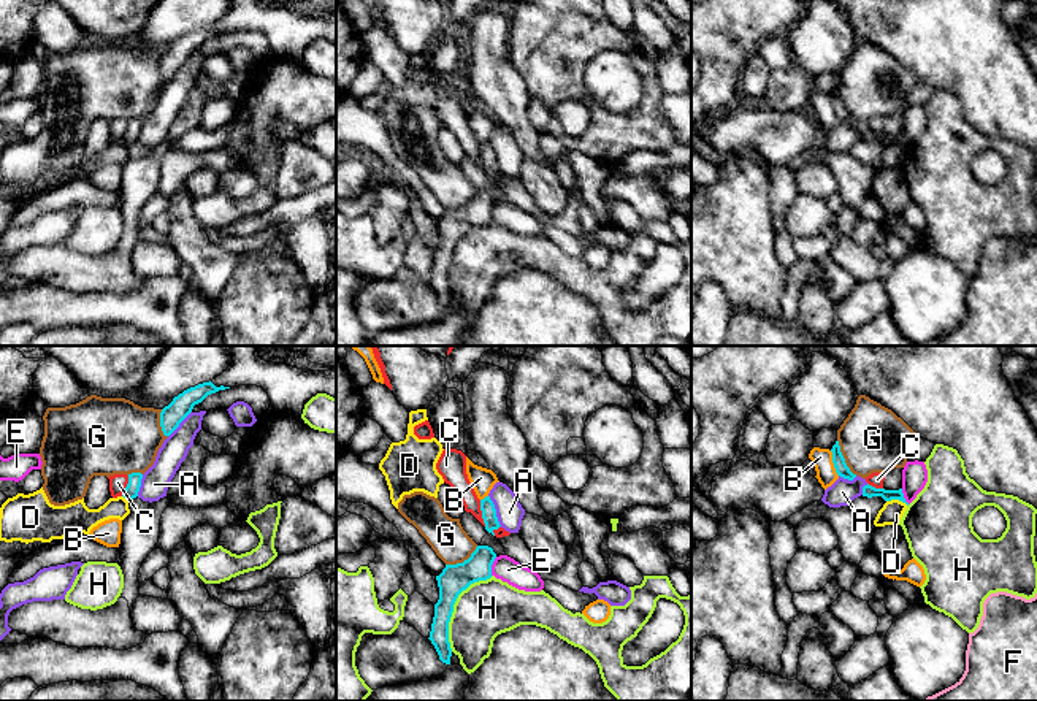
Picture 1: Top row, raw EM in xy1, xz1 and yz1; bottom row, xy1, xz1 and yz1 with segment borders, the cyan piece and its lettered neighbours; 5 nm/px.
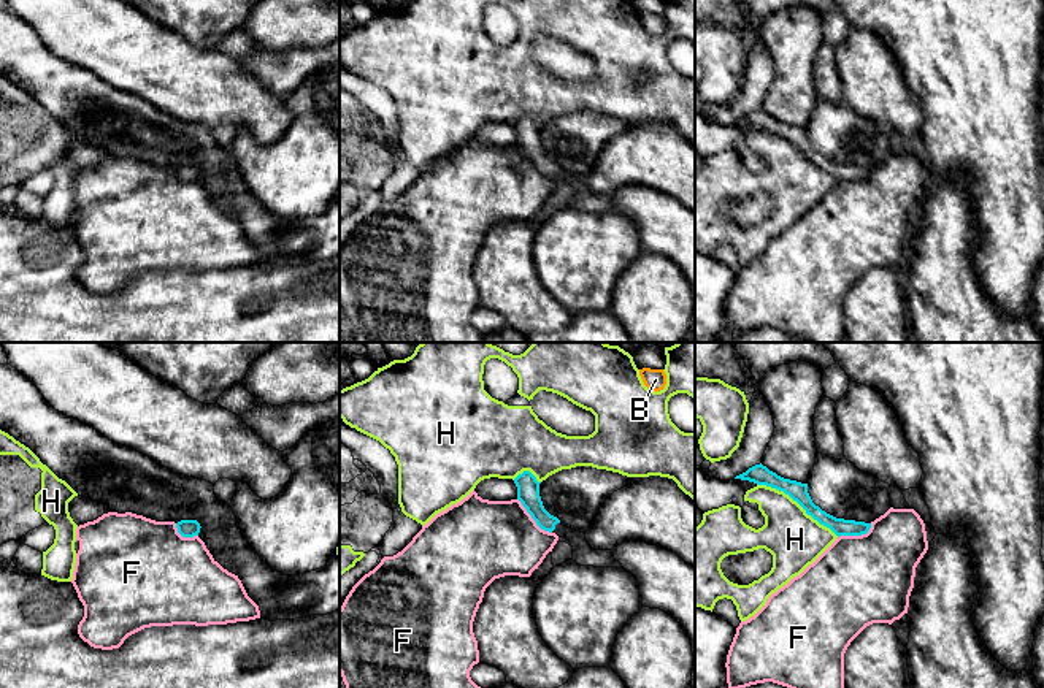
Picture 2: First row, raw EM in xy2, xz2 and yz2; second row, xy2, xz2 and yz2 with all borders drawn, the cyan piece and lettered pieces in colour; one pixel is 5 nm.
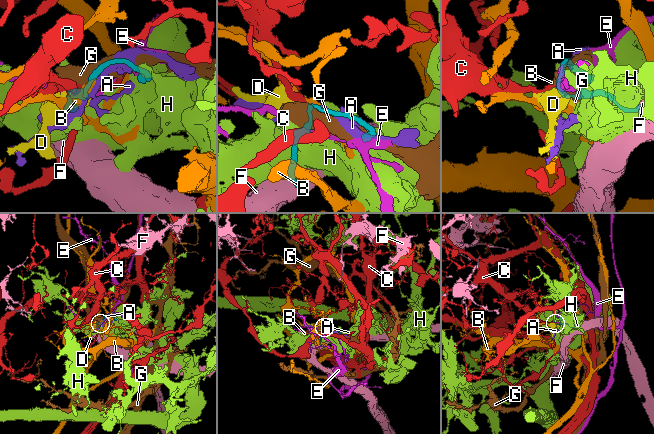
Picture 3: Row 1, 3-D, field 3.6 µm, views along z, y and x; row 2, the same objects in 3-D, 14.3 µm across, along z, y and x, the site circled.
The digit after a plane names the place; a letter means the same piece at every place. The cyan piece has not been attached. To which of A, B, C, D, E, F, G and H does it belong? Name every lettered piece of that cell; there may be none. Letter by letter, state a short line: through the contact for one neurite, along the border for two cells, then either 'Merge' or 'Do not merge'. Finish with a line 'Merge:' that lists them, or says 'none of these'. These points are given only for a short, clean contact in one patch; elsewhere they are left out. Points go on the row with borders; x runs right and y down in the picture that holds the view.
A: Do not merge
B: Line: yz1 (830, 451), (838, 476). Do not merge
C: Line: xz1 (479, 500), (485, 525). Do not merge
D: Line: yz1 (887, 500), (901, 500), (907, 505). Do not merge
E: Line: xz1 (497, 557), (490, 574). Do not merge
F: Line: xz2 (518, 498), (530, 517), (551, 533). Do not merge
G: Do not merge
H: Do not merge
Merge: none of these

